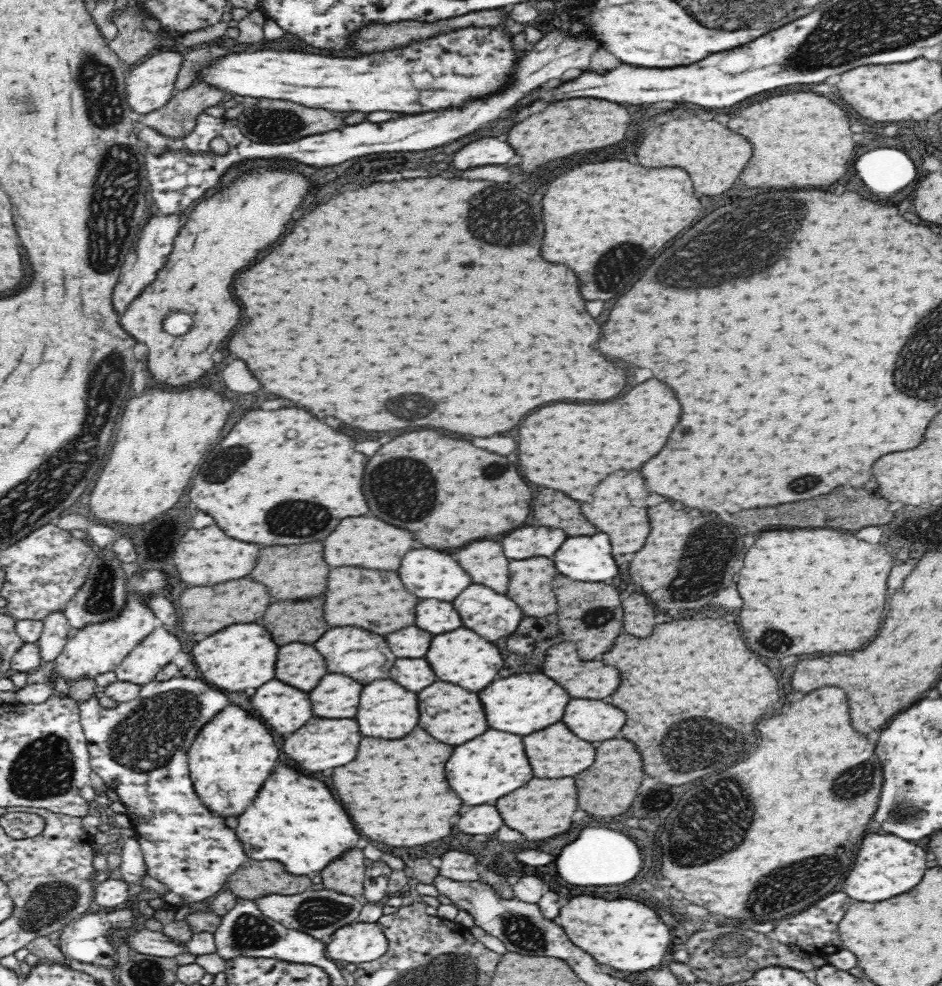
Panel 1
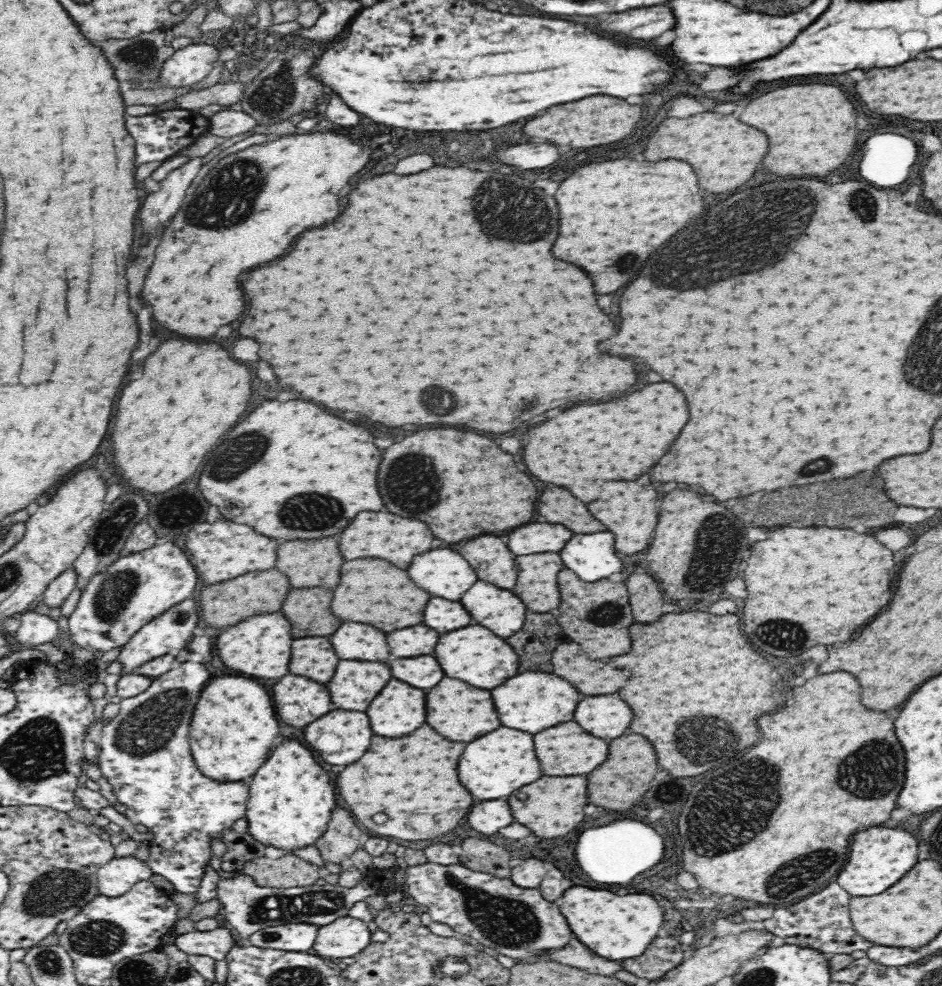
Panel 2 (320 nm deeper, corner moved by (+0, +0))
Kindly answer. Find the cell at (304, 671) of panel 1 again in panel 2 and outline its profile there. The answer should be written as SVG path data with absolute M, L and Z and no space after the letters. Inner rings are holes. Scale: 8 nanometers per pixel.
M324 636L300 638L292 642L292 660L290 672L298 676L308 676L310 680L328 682L336 672L338 656Z

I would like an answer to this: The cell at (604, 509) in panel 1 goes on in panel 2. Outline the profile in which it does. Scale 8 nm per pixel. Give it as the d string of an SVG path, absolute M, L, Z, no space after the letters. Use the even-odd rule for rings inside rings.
M640 476L638 480L624 482L624 480L610 480L602 484L602 494L596 502L588 504L590 512L610 530L616 534L616 550L624 554L636 554L648 546L648 540L654 534L656 528L656 502L658 494L652 486L650 476Z

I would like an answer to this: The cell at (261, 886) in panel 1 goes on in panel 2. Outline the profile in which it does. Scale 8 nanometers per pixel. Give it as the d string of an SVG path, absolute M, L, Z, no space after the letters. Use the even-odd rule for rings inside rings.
M291 853L276 859L254 858L244 866L241 872L251 876L258 886L279 889L307 887L324 874L322 868Z

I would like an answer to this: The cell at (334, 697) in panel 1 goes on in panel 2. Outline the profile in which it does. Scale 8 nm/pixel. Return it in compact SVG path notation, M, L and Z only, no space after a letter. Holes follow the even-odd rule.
M340 660L328 688L336 708L364 712L388 680L392 680L392 674L386 662Z

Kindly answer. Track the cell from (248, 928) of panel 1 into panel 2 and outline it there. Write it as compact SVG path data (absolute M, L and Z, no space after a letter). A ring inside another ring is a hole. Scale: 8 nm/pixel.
M288 922L254 932L247 943L279 951L306 952L317 936L319 926L308 922Z

